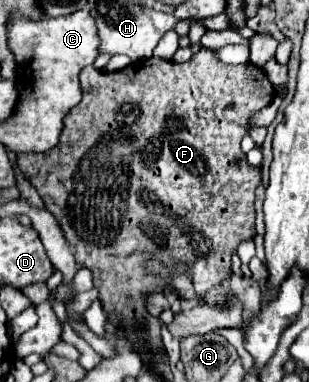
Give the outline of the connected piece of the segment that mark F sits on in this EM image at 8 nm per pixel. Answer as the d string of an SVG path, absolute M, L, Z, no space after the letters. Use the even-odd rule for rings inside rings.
M200 50L198 54L194 54L188 62L184 64L176 64L170 60L160 60L160 58L148 58L148 60L138 60L130 66L126 66L124 70L118 72L100 72L94 66L86 66L80 72L80 86L82 86L82 102L76 104L68 116L64 118L64 130L60 136L60 142L46 150L46 152L24 152L16 156L16 166L20 168L20 172L26 176L26 180L38 190L40 198L44 200L46 210L50 210L50 214L58 220L66 240L76 248L74 256L76 262L80 266L86 266L94 272L94 286L100 290L100 300L104 304L104 310L114 310L114 314L124 314L124 318L118 318L118 322L122 322L128 338L132 338L132 342L136 344L138 352L142 354L142 362L146 360L146 354L150 354L152 350L156 350L156 346L162 346L162 342L158 342L158 334L156 334L156 318L152 318L146 310L146 296L160 292L160 294L174 294L176 290L168 286L168 282L164 278L160 278L158 274L152 274L146 270L146 262L148 260L158 260L166 266L170 266L170 270L180 268L180 272L184 270L190 278L192 278L192 286L194 292L198 296L208 294L212 288L220 286L222 280L230 278L232 274L232 254L236 254L238 246L242 240L250 240L256 236L254 230L254 220L256 220L256 212L254 212L254 192L260 186L260 168L258 166L250 166L246 154L240 150L240 142L248 130L248 122L250 118L262 110L264 106L268 106L274 98L274 86L272 82L266 78L264 70L254 66L254 64L222 64L212 50Z

